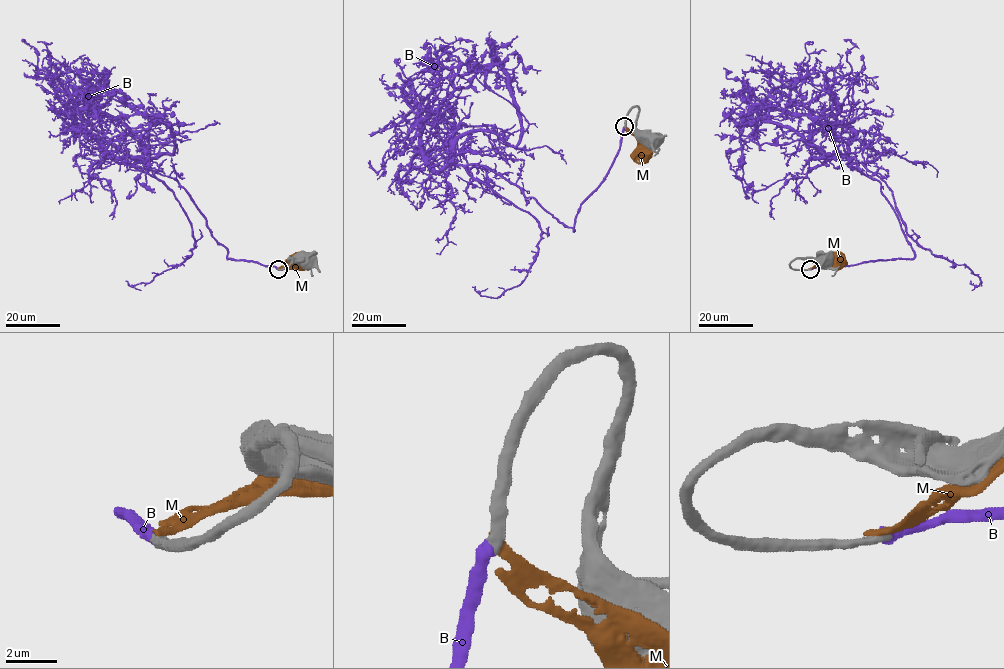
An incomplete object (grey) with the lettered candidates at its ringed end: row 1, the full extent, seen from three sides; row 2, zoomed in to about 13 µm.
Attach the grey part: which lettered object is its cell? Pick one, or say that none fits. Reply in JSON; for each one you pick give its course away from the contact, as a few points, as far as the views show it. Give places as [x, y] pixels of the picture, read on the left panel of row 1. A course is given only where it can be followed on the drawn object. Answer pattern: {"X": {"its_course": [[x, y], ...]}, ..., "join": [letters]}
{"B": {"its_course": [[278, 269], [228, 259], [176, 180], [108, 157], [171, 153], [174, 134], [161, 121], [94, 86], [73, 96]]}, "join": ["B"]}

